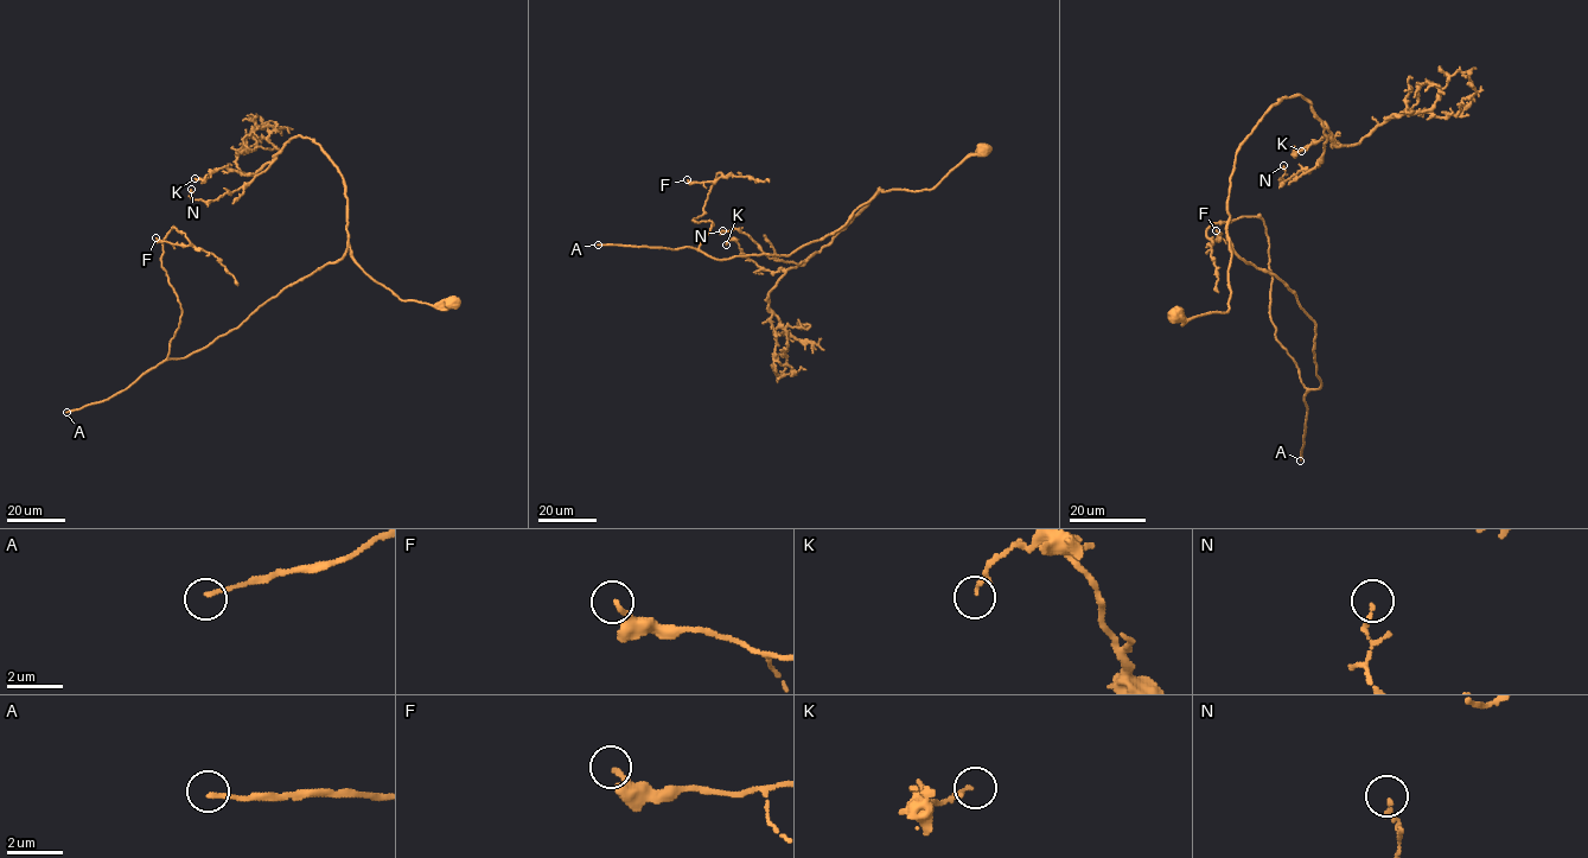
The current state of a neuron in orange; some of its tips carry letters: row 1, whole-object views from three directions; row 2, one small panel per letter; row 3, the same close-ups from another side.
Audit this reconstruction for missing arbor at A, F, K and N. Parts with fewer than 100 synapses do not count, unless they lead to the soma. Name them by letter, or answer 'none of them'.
A

